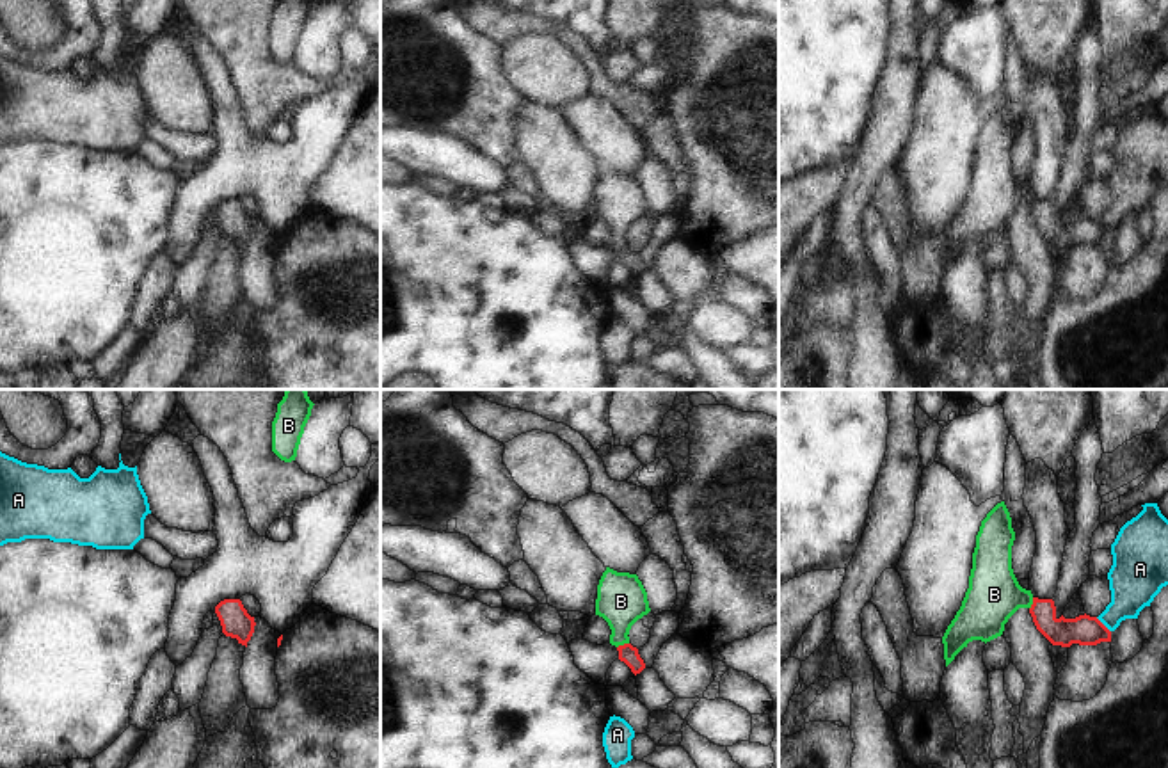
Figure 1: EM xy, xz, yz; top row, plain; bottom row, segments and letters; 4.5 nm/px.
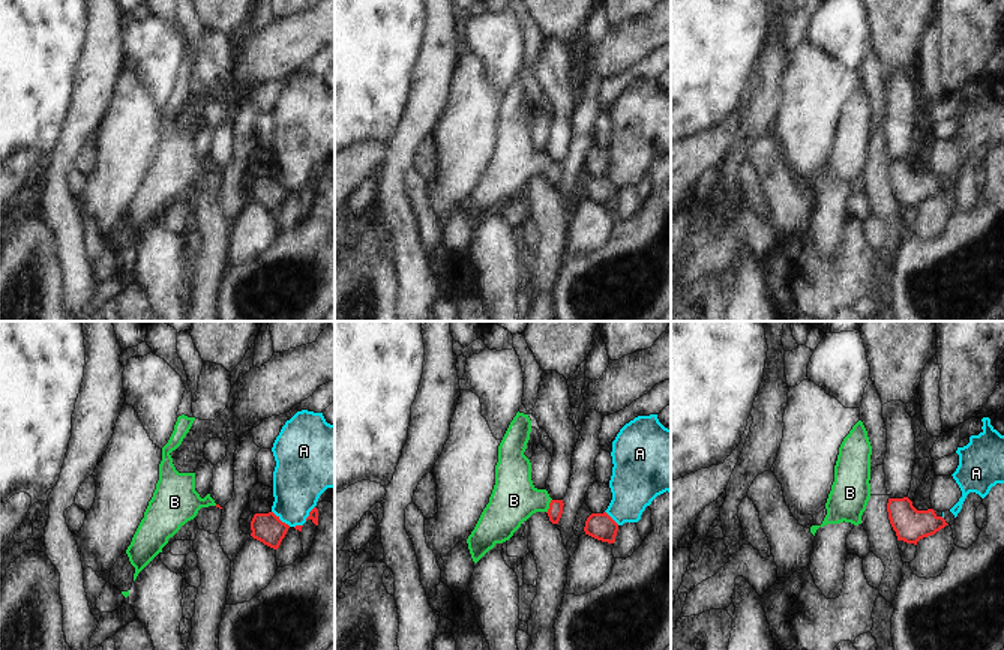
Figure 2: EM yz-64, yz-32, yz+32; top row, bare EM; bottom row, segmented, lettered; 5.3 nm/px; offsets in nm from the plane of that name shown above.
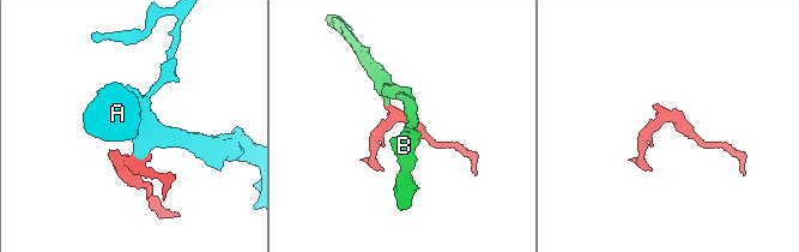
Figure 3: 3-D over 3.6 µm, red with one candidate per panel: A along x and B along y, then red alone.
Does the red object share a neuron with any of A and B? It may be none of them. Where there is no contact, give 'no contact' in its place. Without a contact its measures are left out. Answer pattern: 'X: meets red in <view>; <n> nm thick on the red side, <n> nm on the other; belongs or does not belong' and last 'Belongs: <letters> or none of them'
A: meets red in yz; 140 nm thick on the red side, 240 nm on the other; does not belong
B: meets red in xz; 80 nm thick on the red side, 220 nm on the other; belongs
Belongs: B

